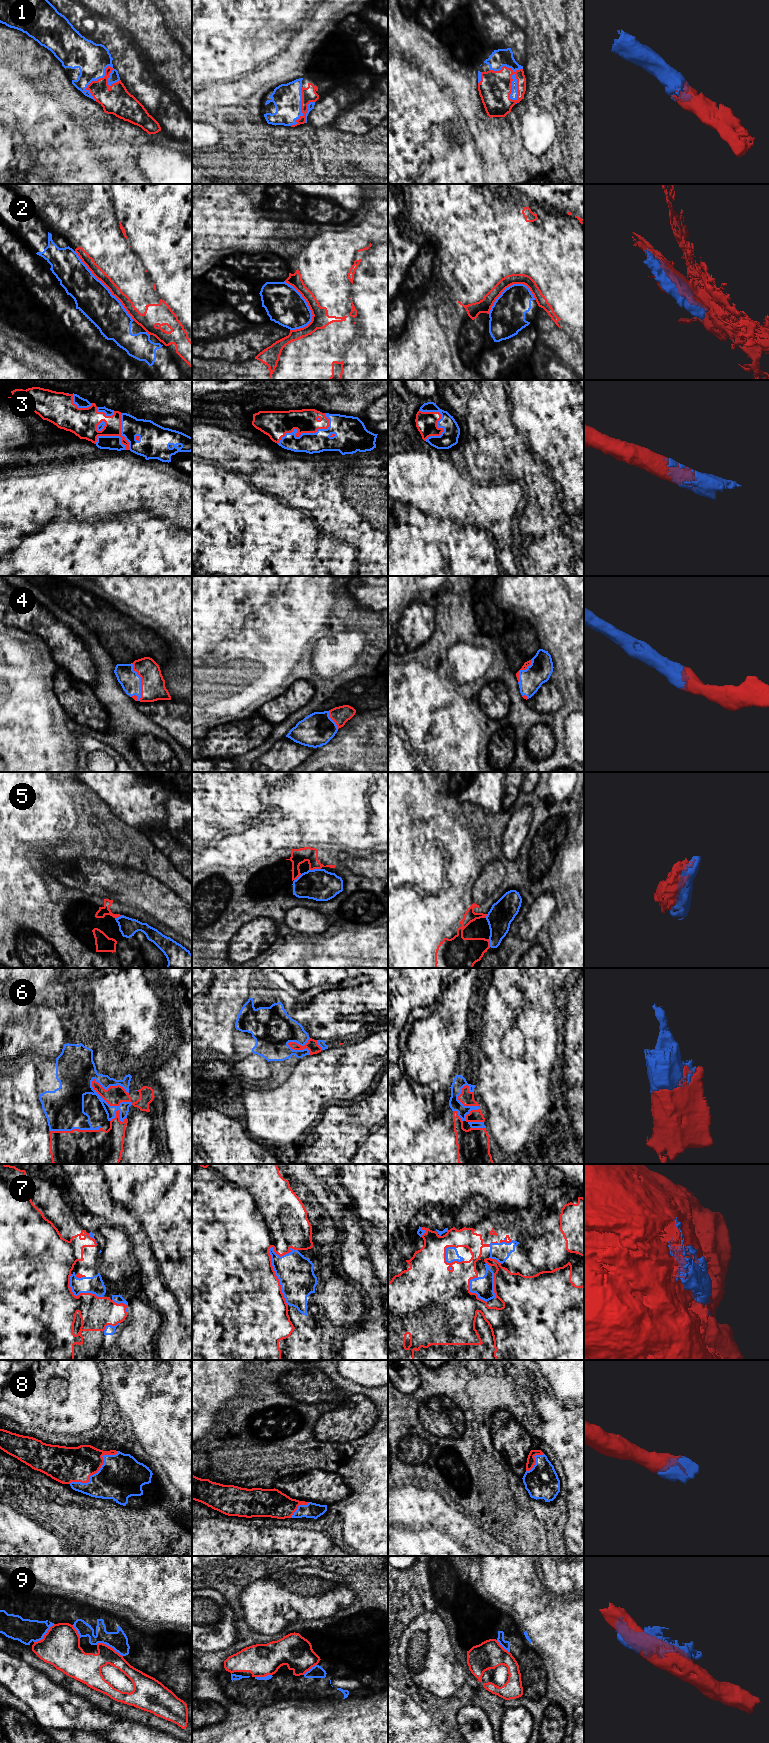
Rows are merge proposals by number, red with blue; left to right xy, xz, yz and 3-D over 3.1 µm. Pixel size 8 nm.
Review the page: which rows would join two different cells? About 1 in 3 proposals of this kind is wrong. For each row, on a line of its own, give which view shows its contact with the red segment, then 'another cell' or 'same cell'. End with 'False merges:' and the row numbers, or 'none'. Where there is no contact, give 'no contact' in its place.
1: yz | same cell
2: xy | another cell
3: xy | same cell
4: xy | same cell
5: xz | another cell
6: xy | same cell
7: xz | same cell
8: xy | same cell
9: xy | another cell
False merges: 2, 5, 9

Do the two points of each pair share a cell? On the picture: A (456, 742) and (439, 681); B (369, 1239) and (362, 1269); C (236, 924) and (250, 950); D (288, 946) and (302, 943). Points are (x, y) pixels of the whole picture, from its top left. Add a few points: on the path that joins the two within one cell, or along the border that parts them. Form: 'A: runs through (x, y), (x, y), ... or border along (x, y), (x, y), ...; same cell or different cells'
A: runs through (446, 727), (439, 720), (439, 696); same cell
B: runs through (369, 1246), (369, 1262); same cell
C: border along (260, 918), (246, 922), (230, 940), (227, 949); different cells
D: runs through (291, 946), (299, 946); same cell

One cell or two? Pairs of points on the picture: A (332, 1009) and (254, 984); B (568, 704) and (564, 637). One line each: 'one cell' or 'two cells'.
A: one cell
B: two cells

